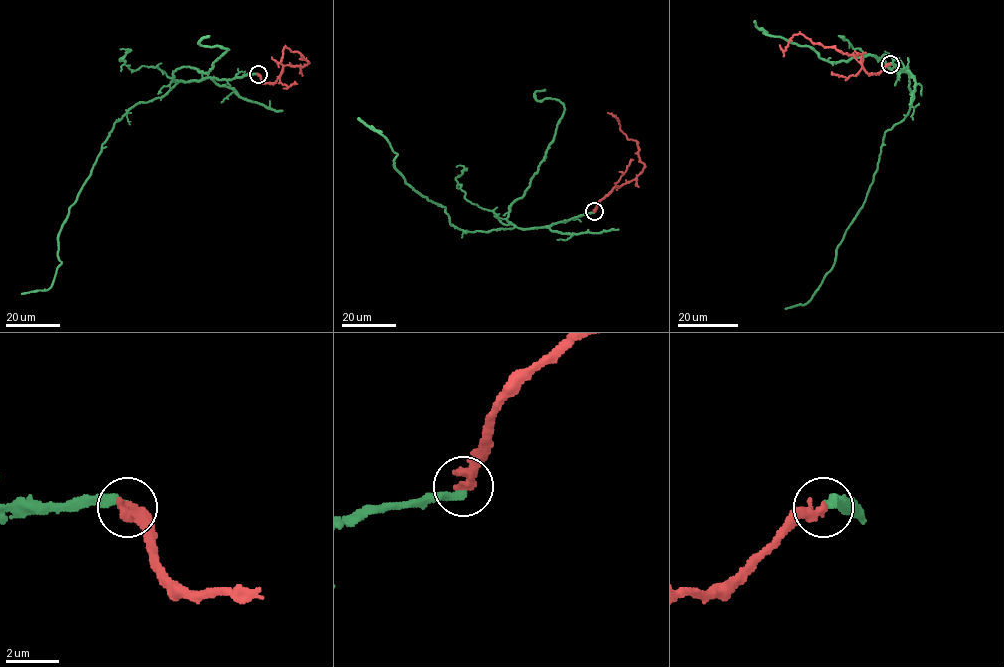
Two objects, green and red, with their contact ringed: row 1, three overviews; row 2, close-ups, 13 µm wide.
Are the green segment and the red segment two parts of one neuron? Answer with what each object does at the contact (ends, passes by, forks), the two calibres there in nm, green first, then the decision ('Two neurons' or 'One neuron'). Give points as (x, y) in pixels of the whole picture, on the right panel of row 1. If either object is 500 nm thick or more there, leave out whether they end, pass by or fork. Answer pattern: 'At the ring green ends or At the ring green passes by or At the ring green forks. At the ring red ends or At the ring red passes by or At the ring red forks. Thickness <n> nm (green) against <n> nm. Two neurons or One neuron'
At the ring green ends. At the ring red ends. Thickness 280 nm (green) against 420 nm. One neuron

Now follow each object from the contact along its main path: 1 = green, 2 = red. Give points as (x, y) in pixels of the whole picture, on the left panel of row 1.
1: (258, 74), (178, 81), (164, 95), (134, 104), (116, 121), (62, 224), (61, 262), (52, 285), (22, 294)
2: (258, 74), (265, 83), (273, 83), (285, 65), (308, 62), (286, 47), (280, 62), (271, 57)

